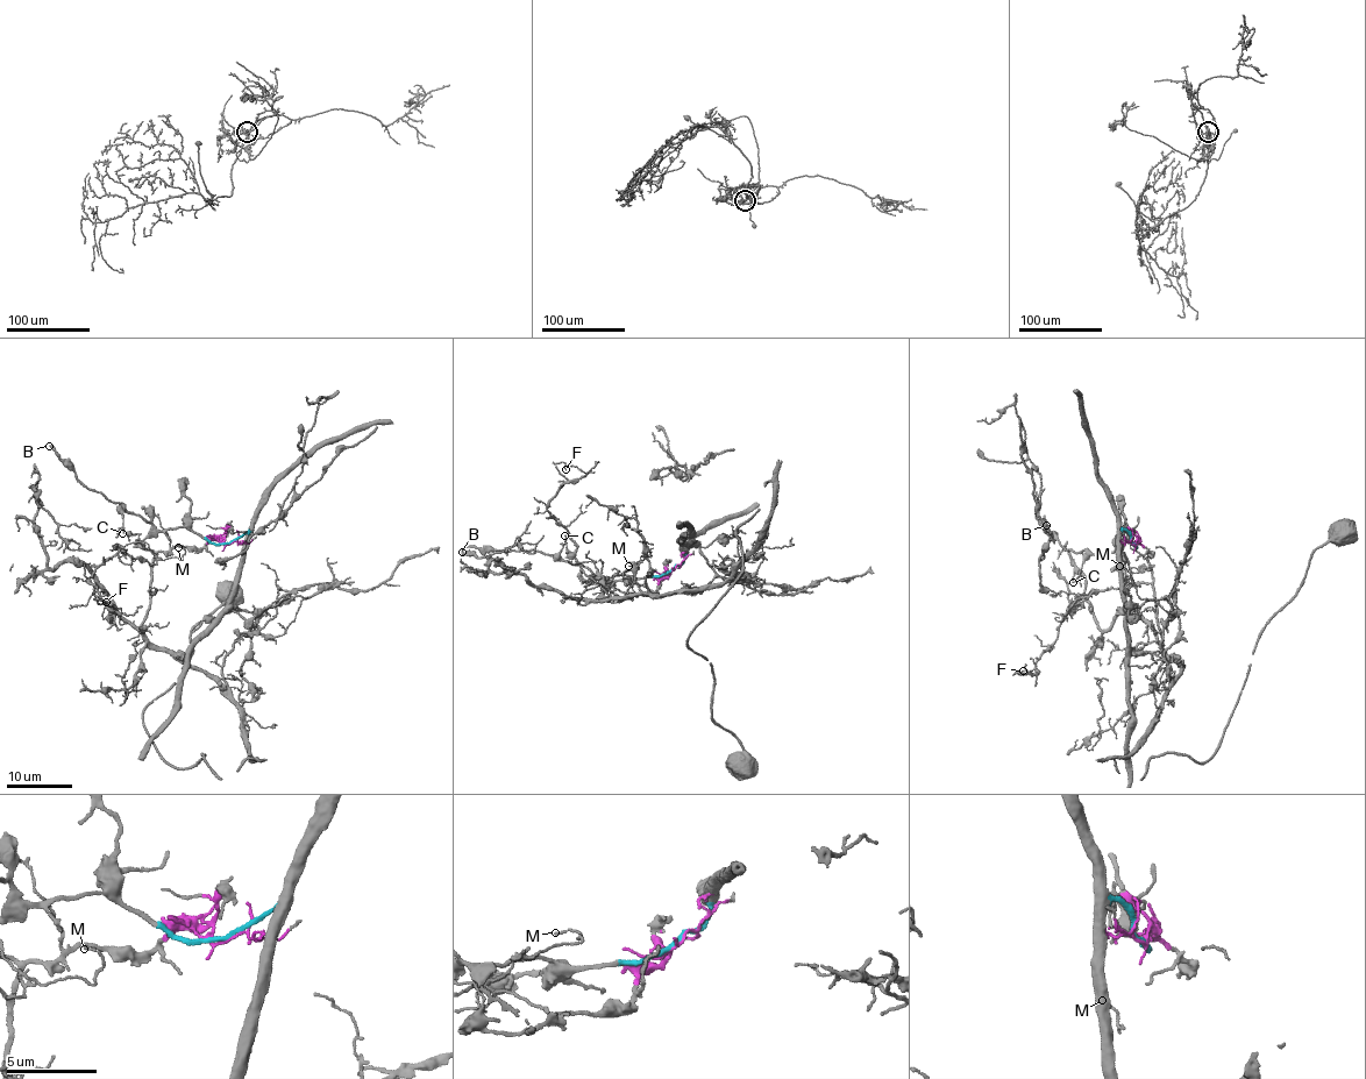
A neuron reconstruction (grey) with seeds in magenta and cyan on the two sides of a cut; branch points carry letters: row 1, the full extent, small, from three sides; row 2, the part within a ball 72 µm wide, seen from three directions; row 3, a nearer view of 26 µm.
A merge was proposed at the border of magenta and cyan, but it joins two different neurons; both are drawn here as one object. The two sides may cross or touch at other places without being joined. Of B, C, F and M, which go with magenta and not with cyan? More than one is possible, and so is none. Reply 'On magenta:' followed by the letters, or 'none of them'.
On magenta: F, M

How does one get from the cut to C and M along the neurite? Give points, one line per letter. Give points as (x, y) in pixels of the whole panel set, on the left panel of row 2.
C: (228, 542), (211, 541), (189, 529), (155, 530), (141, 516), (129, 512), (121, 512), (122, 532)
M: (228, 544), (215, 540), (199, 547), (144, 548), (144, 542), (157, 558), (182, 559), (185, 552), (177, 546)

